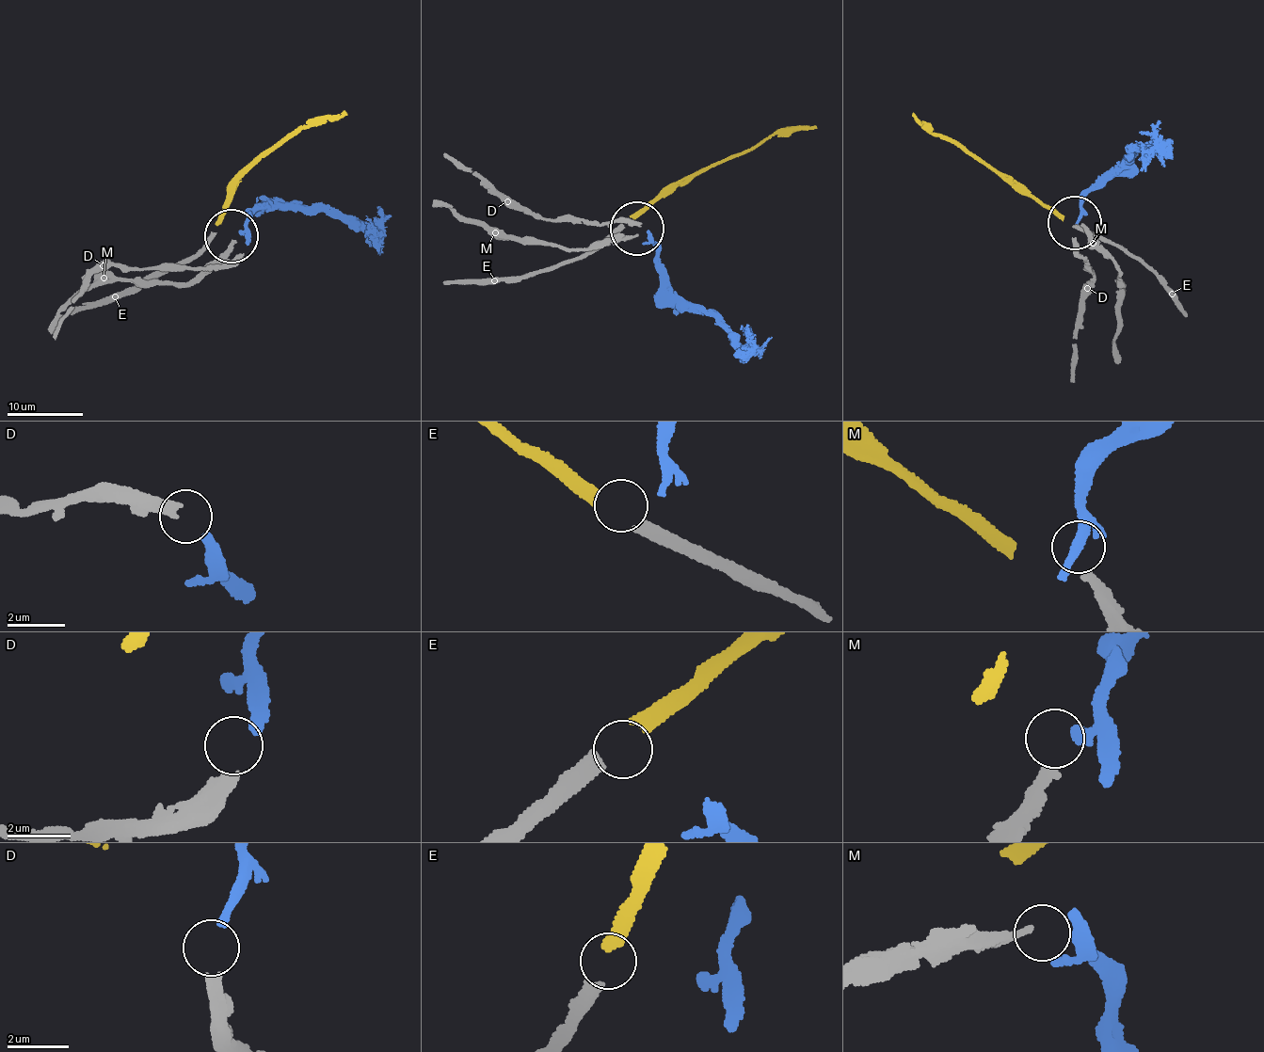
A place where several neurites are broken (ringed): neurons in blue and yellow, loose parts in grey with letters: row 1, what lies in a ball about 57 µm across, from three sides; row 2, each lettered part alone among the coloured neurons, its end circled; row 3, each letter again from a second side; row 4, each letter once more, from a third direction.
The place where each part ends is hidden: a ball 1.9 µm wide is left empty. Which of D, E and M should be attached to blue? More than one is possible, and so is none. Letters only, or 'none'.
D

